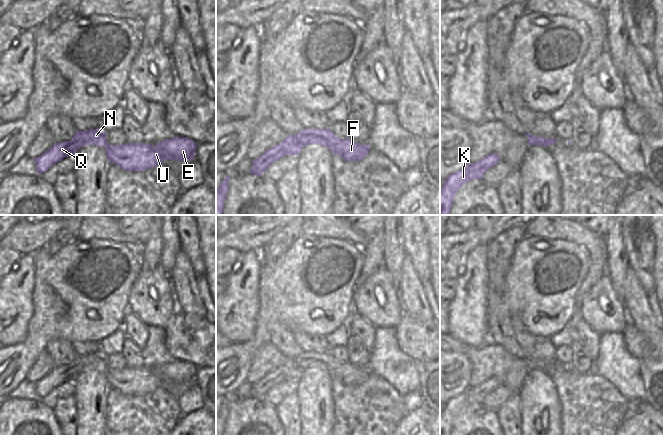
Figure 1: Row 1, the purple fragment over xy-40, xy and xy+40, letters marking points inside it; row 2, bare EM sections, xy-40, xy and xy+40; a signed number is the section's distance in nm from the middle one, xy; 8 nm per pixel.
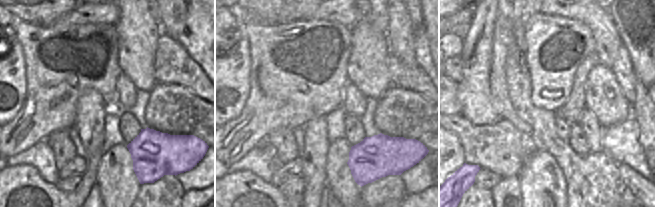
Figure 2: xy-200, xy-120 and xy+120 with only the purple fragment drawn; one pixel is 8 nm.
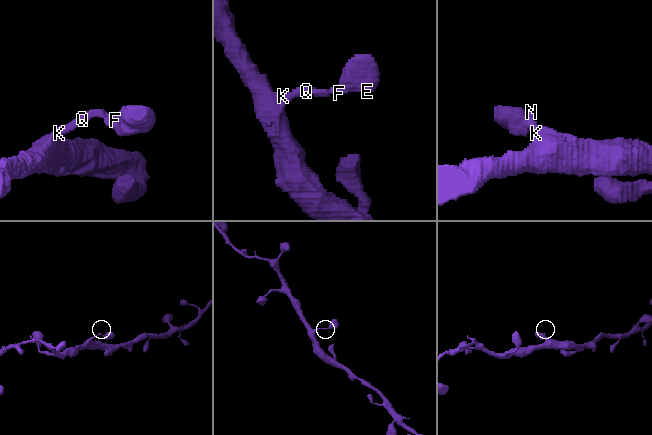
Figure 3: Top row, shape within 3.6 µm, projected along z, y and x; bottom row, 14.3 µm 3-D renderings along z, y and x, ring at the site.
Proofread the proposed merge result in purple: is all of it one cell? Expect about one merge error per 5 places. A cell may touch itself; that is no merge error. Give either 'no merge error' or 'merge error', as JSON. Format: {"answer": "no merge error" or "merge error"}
{"answer": "no merge error"}

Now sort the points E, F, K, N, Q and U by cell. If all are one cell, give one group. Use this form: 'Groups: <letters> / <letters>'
Groups: E F K N Q U

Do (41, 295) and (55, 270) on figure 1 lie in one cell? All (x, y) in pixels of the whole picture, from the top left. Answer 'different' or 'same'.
same

